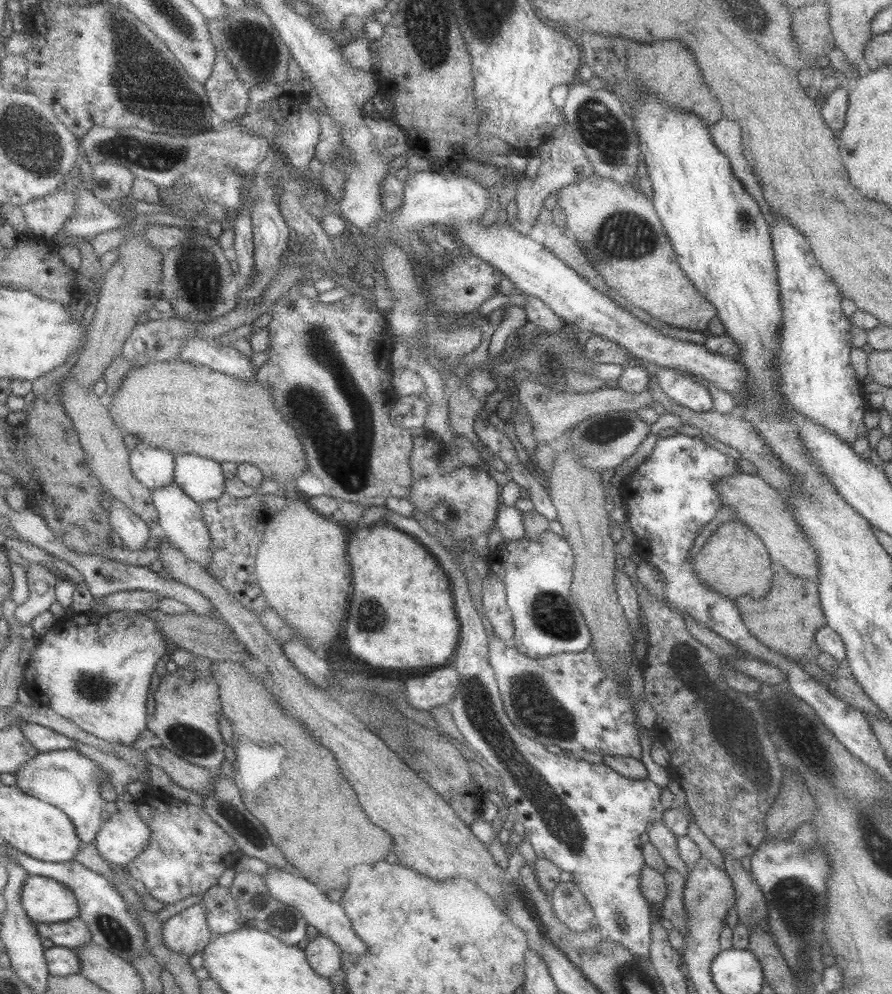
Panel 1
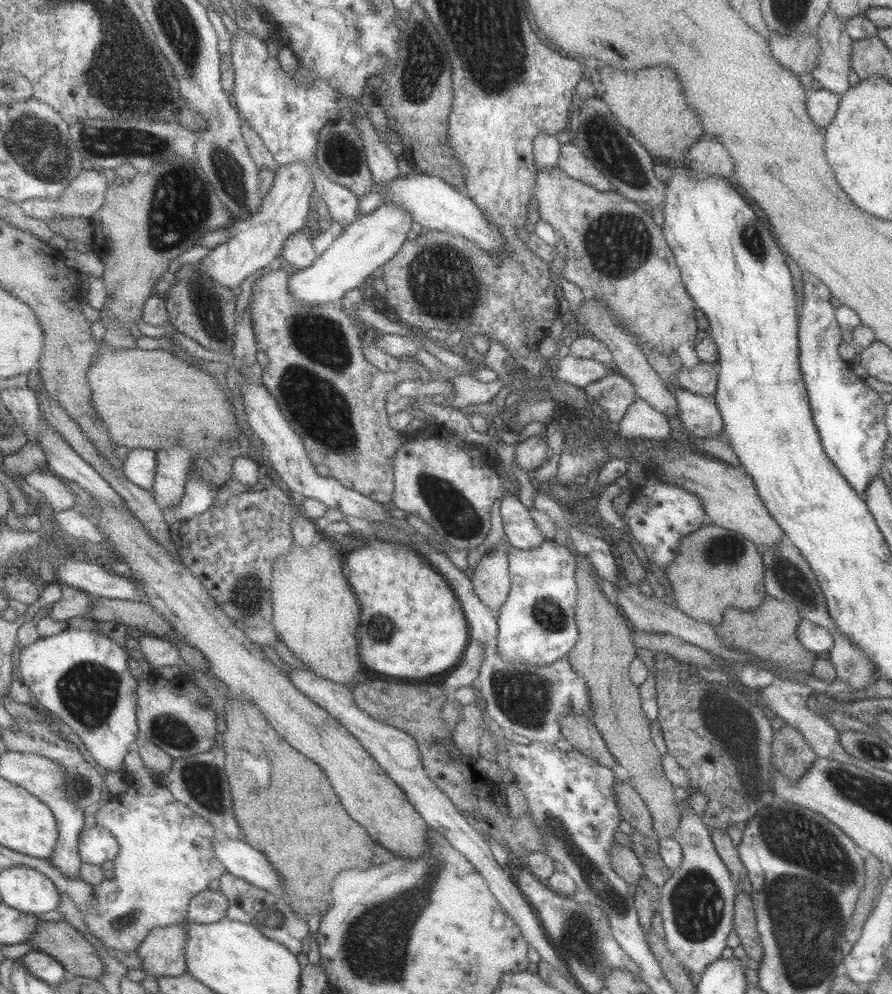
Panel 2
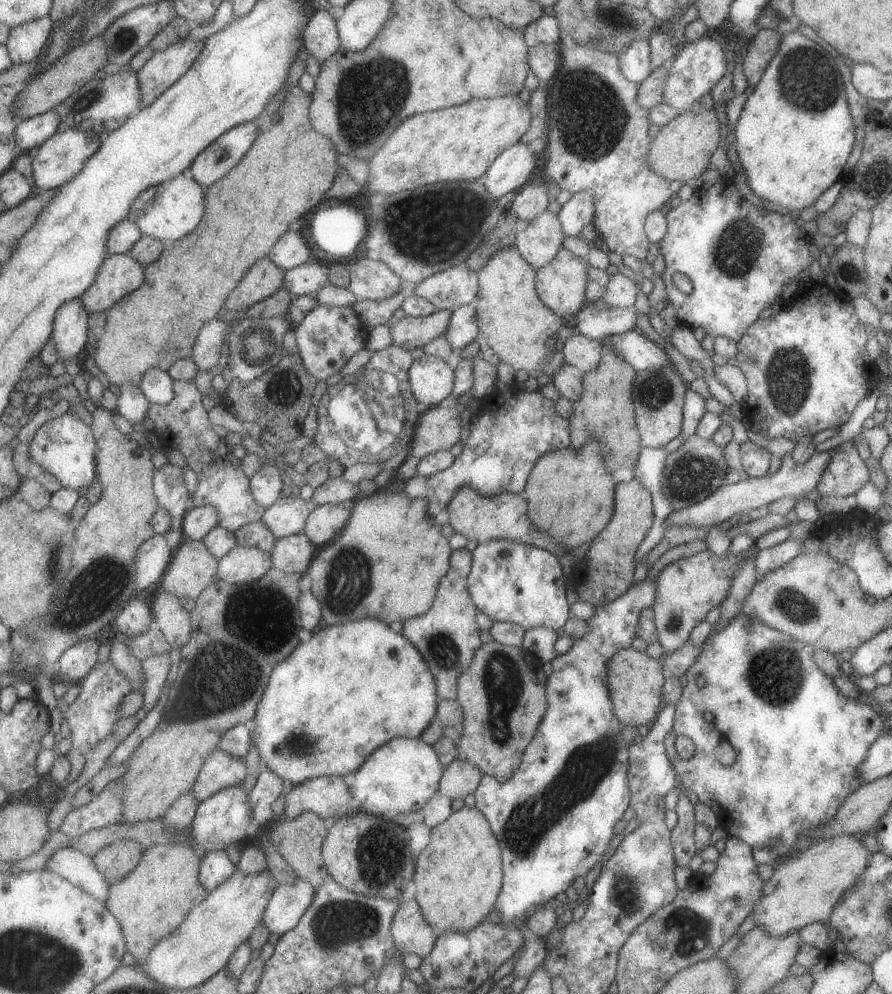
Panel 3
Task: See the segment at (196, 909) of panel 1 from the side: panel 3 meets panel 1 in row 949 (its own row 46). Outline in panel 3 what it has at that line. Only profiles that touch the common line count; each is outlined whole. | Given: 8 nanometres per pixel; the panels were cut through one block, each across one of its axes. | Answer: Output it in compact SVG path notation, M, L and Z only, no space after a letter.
M187 36L185 40L169 46L167 50L154 52L138 71L143 99L139 111L151 106L191 70L195 60L202 54L205 43Z

